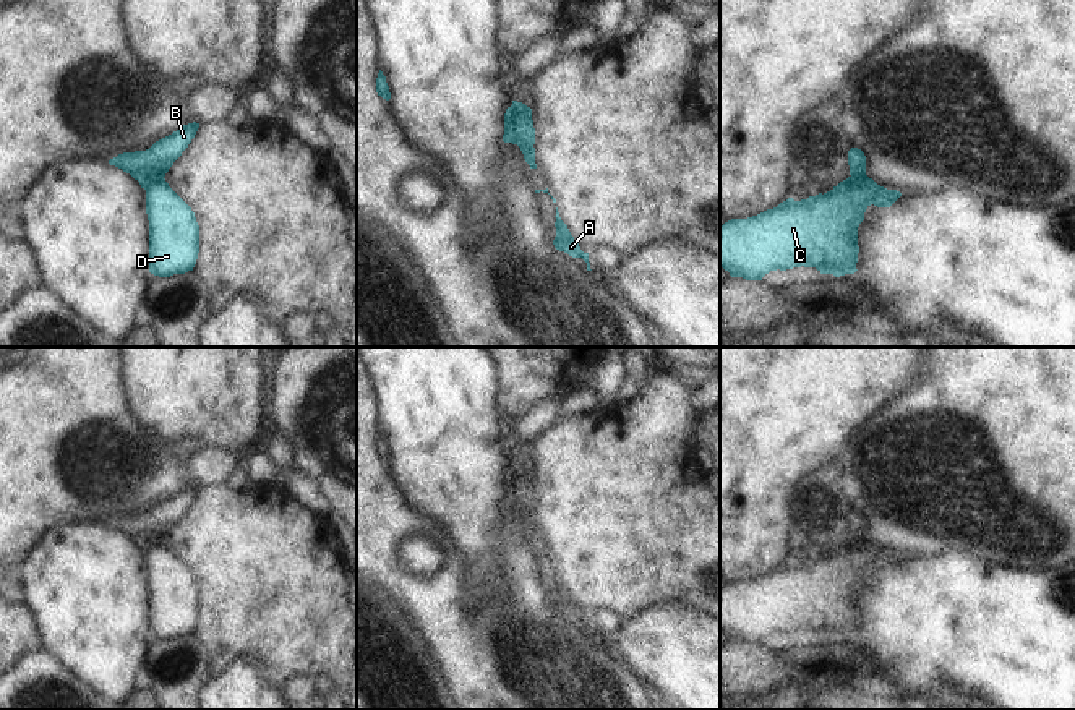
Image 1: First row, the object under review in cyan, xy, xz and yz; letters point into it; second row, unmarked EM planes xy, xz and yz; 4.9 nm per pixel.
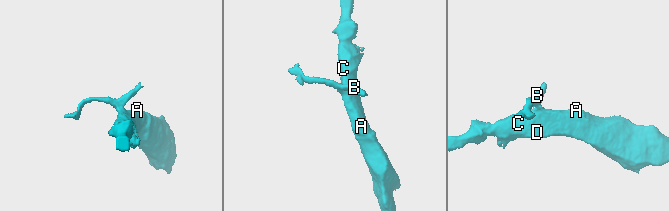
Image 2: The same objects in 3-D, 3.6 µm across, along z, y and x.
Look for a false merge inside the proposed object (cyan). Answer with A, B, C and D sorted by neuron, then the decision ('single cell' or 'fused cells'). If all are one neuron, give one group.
A C D / B | fused cells

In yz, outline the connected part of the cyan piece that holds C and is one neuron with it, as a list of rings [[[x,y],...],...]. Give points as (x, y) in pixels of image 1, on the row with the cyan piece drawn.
[[[867,175],[848,177],[827,193],[794,201],[788,198],[773,209],[767,209],[747,219],[731,219],[720,227],[720,267],[731,277],[746,280],[762,280],[770,271],[786,271],[793,267],[816,267],[820,274],[833,274],[835,277],[854,274],[858,263],[858,227],[864,220],[866,209],[874,204],[877,207],[890,207],[902,196],[897,190],[887,190],[877,185]]]

